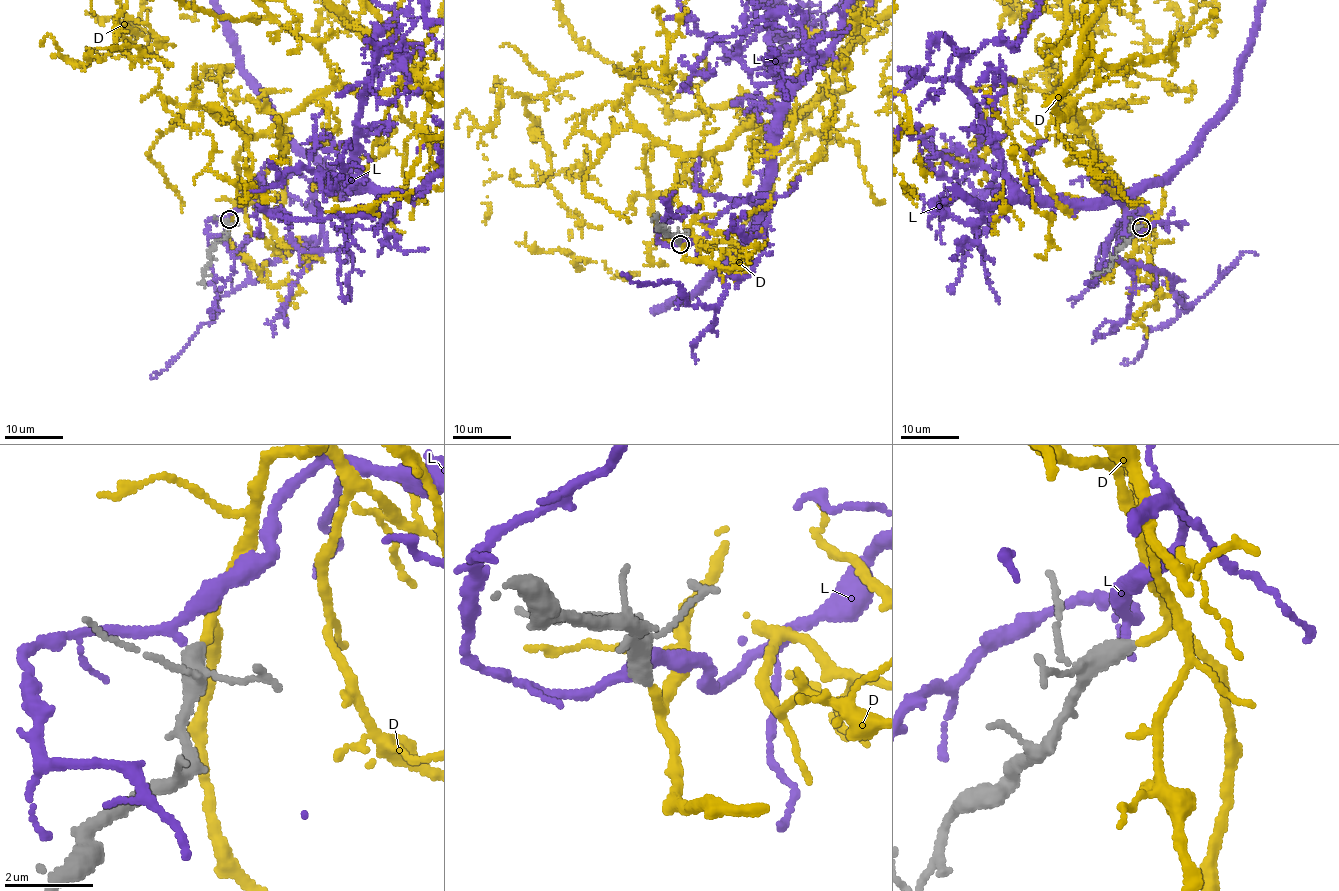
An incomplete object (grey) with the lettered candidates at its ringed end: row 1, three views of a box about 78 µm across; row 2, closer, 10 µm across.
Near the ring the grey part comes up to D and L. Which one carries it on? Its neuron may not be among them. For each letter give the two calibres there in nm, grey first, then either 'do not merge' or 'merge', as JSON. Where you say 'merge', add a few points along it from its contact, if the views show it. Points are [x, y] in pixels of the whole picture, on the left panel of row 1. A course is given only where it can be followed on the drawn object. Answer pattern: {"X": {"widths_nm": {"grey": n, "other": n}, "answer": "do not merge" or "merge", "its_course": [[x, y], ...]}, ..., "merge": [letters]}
{"D": {"widths_nm": {"grey": 440, "other": 130}, "answer": "merge"}, "L": {"widths_nm": {"grey": 280, "other": 170}, "answer": "do not merge"}, "merge": ["D"]}

